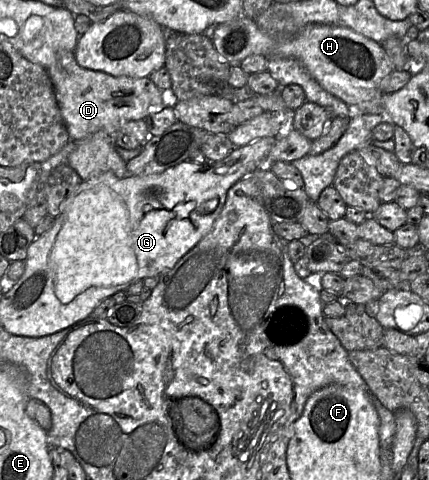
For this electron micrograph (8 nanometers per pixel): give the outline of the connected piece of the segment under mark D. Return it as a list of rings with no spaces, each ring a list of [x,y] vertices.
[[[60,51],[56,62],[47,72],[54,86],[70,141],[81,141],[98,131],[115,135],[126,122],[144,119],[148,114],[167,107],[162,104],[162,90],[149,77],[112,76],[83,68],[77,63],[73,51]]]

